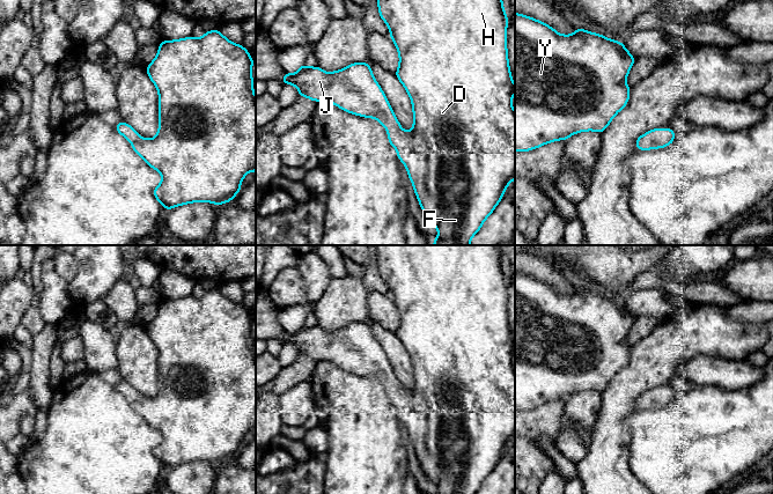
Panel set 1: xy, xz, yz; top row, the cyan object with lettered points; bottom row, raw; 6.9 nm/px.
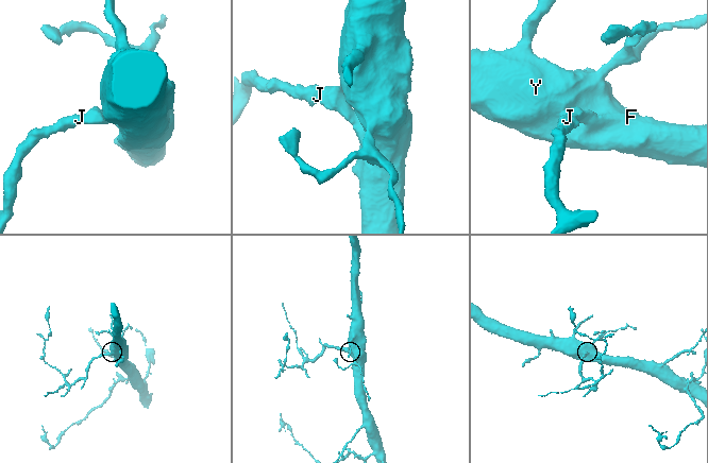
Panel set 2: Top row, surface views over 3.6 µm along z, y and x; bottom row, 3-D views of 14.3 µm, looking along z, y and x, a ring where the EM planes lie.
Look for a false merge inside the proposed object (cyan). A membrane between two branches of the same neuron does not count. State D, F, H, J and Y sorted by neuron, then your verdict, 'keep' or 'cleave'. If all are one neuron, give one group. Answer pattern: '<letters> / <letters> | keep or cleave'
D F H J Y | keep

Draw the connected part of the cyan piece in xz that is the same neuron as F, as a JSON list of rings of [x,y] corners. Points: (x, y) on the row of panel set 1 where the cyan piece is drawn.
[[[377,0],[377,5],[399,53],[395,74],[412,101],[412,131],[402,130],[368,62],[353,62],[330,73],[319,66],[302,64],[296,74],[284,73],[282,84],[294,84],[300,96],[315,102],[327,101],[346,112],[376,118],[388,131],[390,145],[406,167],[422,212],[439,231],[433,244],[470,245],[508,184],[515,179],[515,111],[511,105],[515,84],[508,61],[508,17],[502,0]]]

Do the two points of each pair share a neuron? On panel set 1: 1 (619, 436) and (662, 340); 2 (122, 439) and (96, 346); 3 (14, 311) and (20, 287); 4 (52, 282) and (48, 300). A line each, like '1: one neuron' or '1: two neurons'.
1: one neuron
2: two neurons
3: one neuron
4: one neuron

